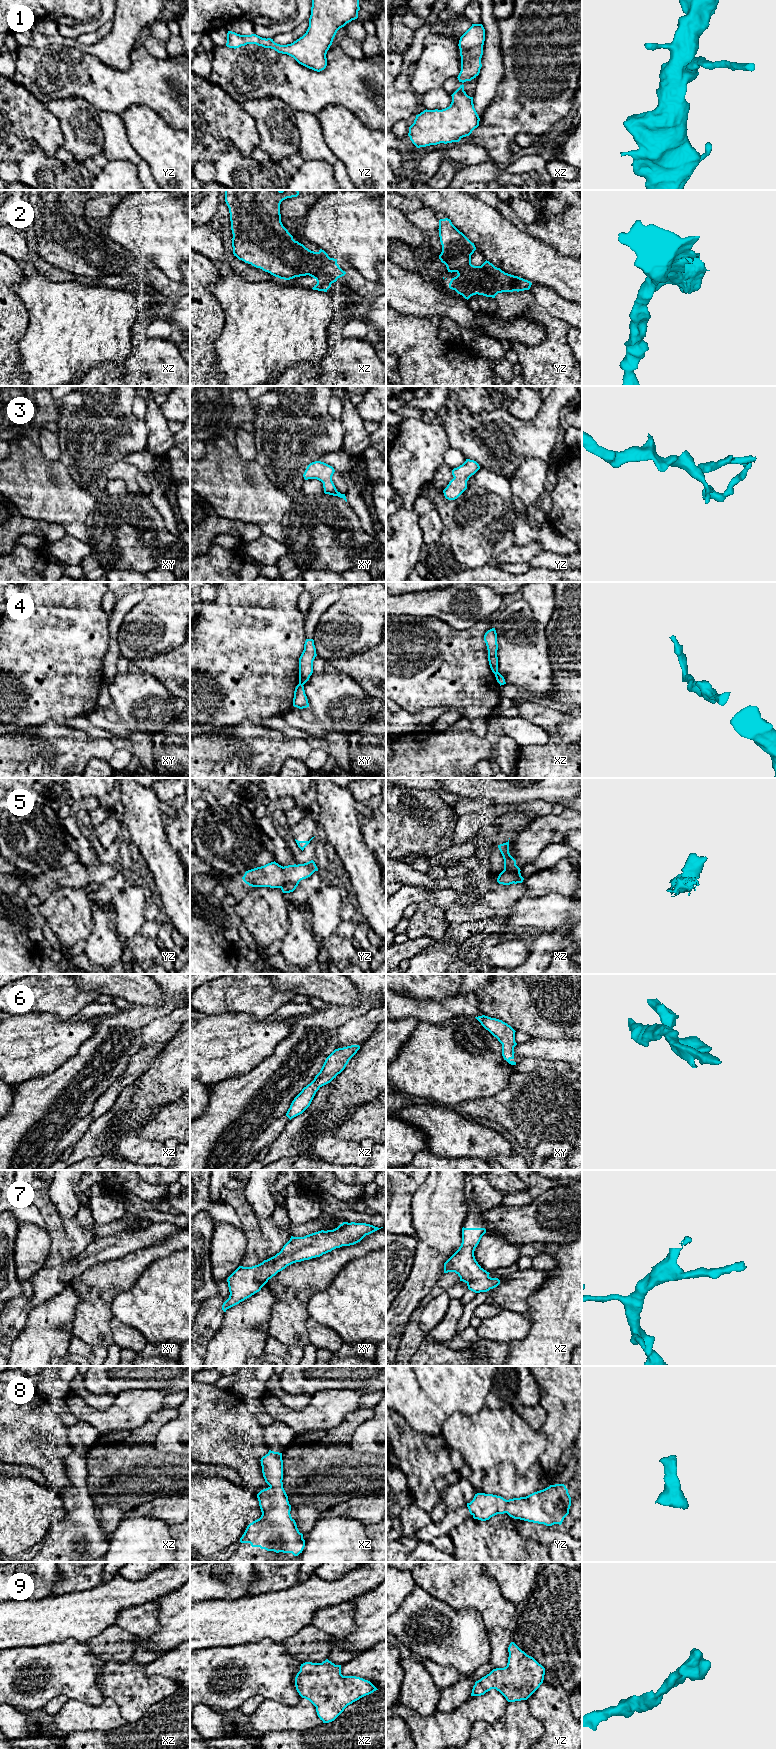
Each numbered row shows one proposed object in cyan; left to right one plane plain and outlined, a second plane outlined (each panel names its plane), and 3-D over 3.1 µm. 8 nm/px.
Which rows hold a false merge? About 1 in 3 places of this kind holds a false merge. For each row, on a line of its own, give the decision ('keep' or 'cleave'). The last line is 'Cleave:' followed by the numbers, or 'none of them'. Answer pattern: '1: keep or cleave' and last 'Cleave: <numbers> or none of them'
1: keep
2: keep
3: keep
4: cleave
5: keep
6: keep
7: keep
8: keep
9: keep
Cleave: 4

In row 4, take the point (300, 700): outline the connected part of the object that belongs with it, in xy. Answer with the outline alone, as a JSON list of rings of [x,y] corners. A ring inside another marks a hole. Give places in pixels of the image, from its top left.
[[[298,684],[294,691],[294,698],[293,698],[293,706],[299,709],[309,707],[308,699],[305,694],[304,686],[302,684]]]

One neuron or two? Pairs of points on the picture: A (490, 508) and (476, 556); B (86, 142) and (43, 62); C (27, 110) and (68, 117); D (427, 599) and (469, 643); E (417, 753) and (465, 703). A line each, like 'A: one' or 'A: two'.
A: one
B: two
C: two
D: two
E: two

